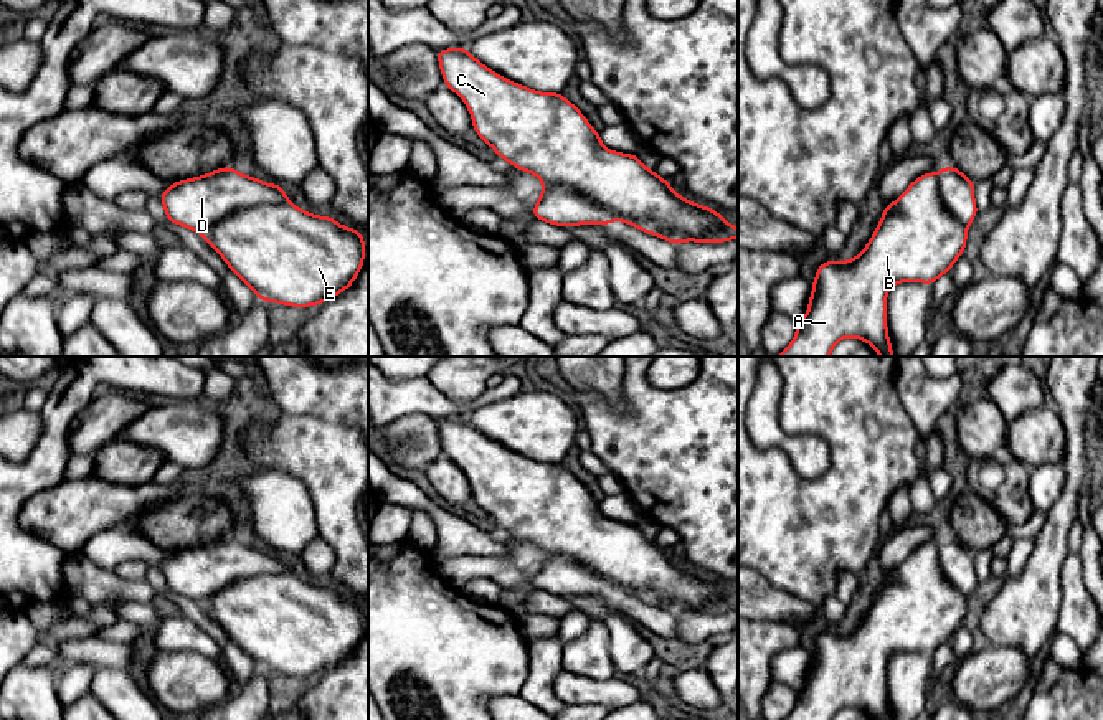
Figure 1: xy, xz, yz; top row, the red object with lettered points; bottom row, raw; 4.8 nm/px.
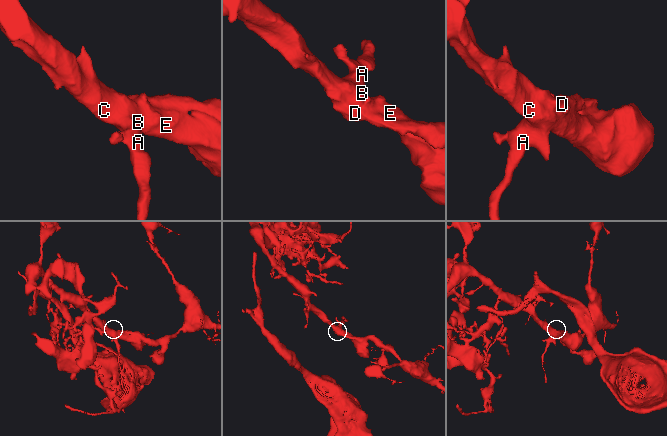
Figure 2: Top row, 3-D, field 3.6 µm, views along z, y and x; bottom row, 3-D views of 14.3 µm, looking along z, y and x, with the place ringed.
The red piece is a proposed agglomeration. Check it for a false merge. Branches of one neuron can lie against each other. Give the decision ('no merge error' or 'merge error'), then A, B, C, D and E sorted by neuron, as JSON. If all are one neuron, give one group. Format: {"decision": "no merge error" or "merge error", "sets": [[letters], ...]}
{"decision": "merge error", "sets": [["A", "B", "C", "E"], ["D"]]}

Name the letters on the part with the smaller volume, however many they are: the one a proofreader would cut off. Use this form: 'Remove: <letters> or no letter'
Remove: D

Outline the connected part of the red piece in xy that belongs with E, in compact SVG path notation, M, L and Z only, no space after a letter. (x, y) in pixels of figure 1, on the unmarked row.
M292 573L258 575L234 581L203 606L210 618L263 672L291 677L320 675L345 662L365 632L365 604Z

